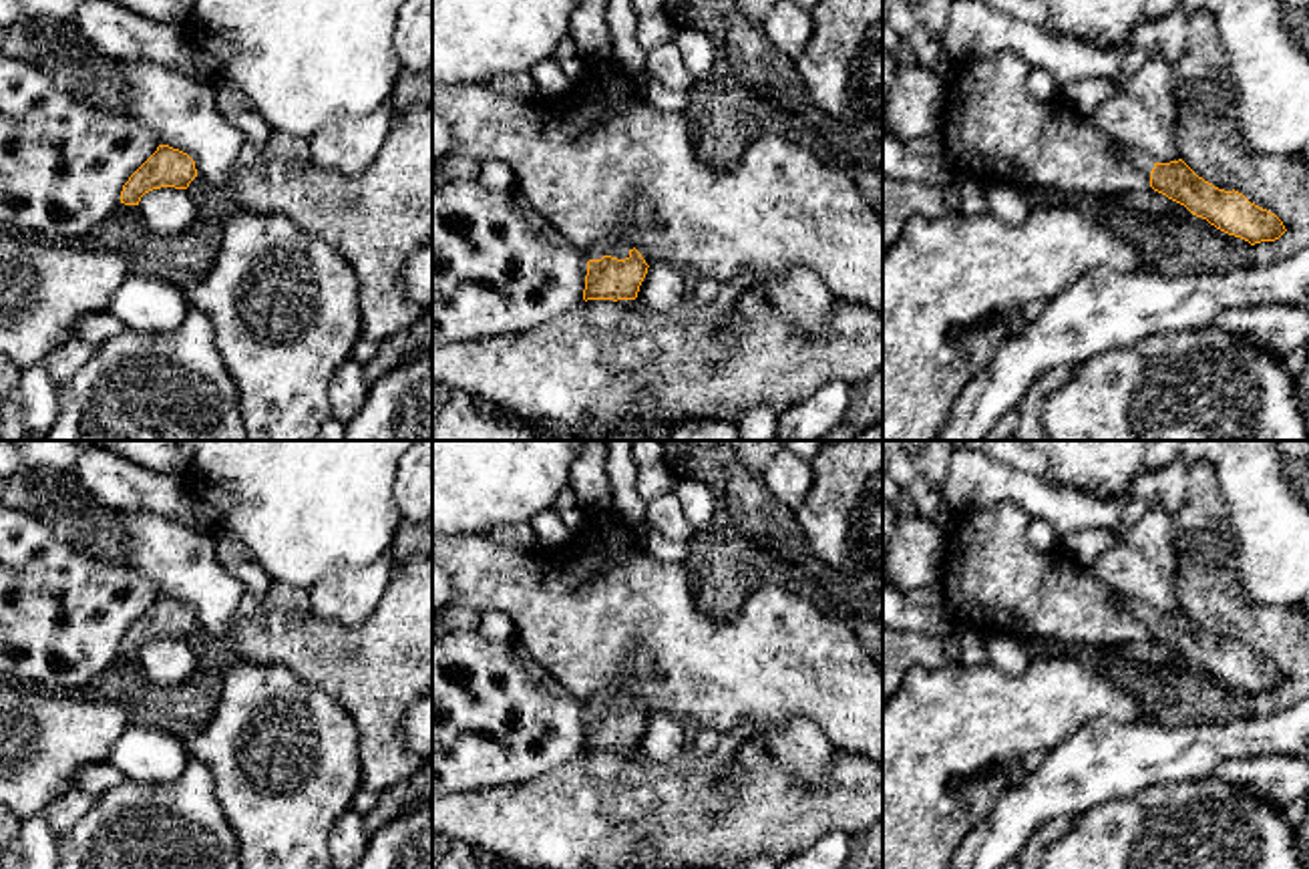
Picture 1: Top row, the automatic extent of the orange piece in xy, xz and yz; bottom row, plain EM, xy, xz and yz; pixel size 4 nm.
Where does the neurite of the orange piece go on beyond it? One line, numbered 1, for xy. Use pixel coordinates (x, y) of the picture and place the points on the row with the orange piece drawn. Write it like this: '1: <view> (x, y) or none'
1: none

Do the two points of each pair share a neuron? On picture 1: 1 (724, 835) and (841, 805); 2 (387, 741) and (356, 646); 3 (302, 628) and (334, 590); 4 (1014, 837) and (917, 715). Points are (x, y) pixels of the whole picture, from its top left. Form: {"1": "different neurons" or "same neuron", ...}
{"1": "same neuron", "2": "same neuron", "3": "different neurons", "4": "different neurons"}

